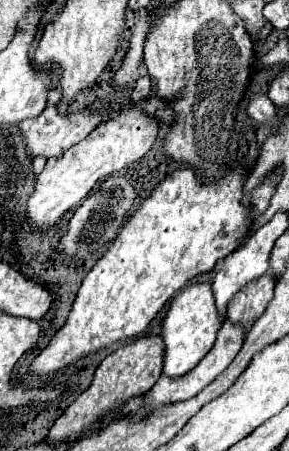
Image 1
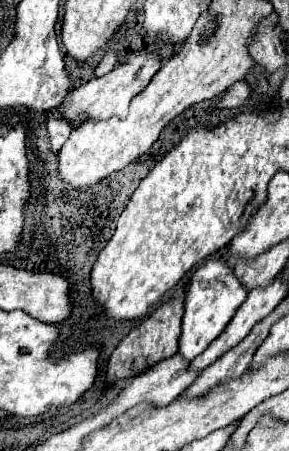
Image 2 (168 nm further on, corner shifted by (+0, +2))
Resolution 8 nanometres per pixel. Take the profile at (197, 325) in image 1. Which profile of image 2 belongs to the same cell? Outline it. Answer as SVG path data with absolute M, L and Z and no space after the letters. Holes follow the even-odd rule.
M208 259L202 267L198 267L190 279L186 303L184 303L184 319L182 319L182 335L180 335L180 349L188 361L200 355L230 323L236 309L242 301L246 301L248 291L236 279L234 269L228 265L226 259Z

